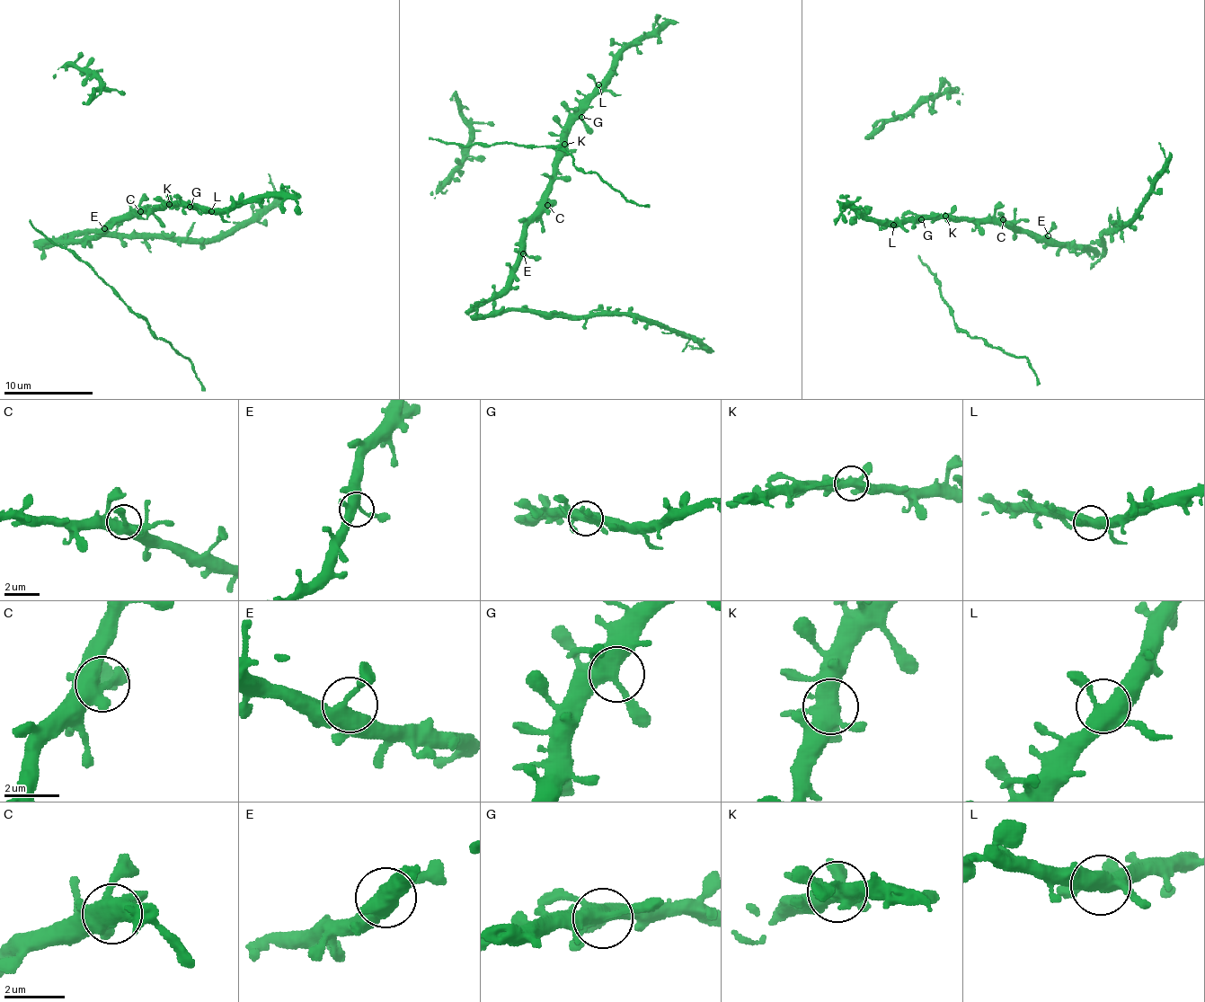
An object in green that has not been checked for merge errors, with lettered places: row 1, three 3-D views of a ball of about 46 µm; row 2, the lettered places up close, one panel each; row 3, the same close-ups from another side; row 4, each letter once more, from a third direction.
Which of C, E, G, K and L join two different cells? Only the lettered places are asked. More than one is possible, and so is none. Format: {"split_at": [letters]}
{"split_at": []}

